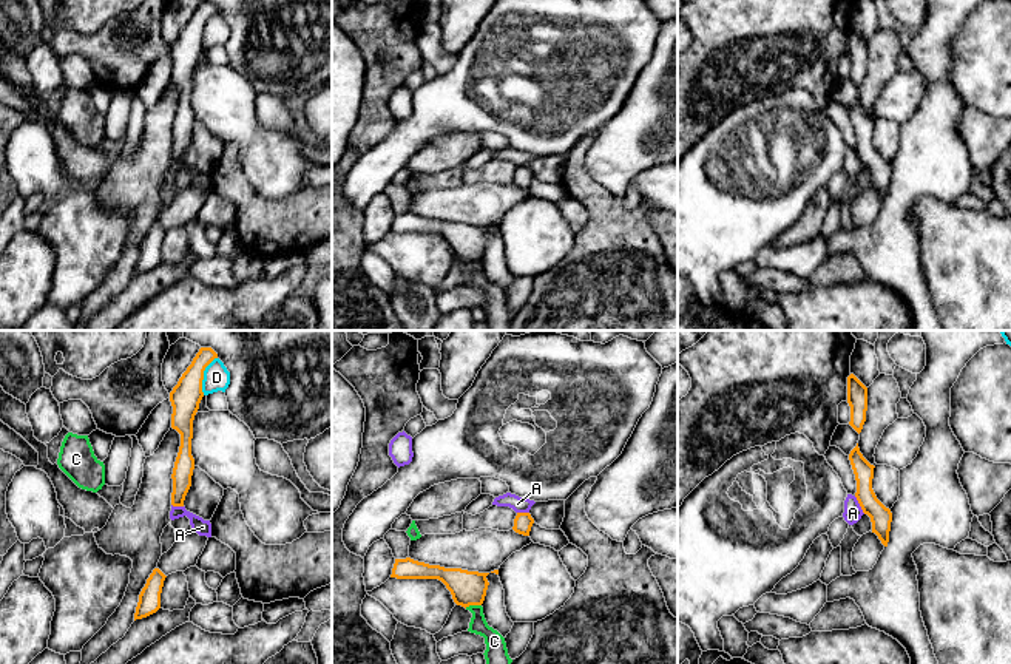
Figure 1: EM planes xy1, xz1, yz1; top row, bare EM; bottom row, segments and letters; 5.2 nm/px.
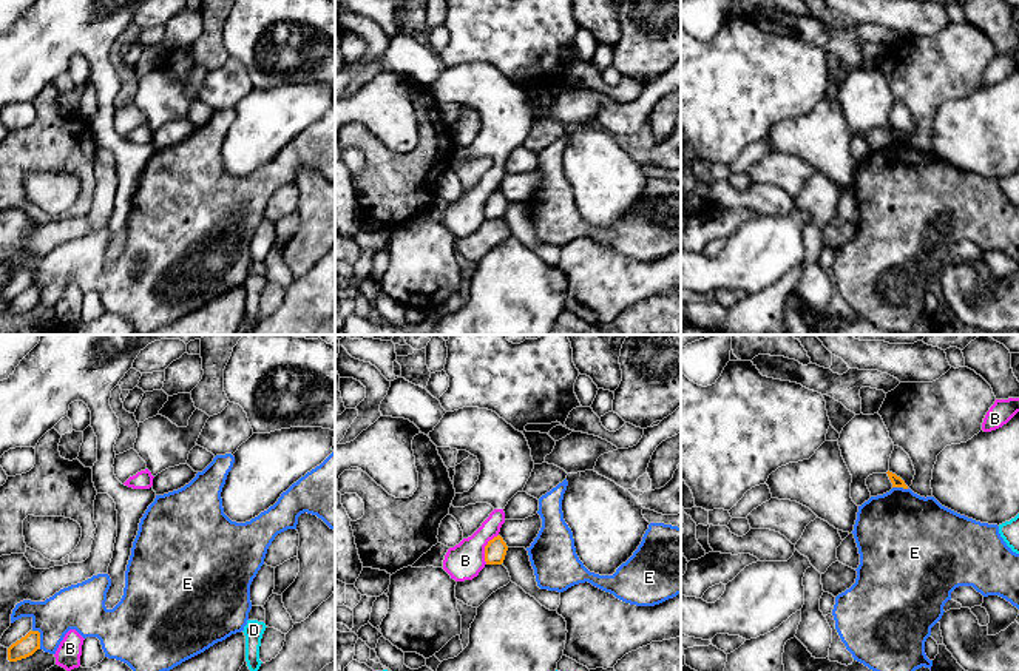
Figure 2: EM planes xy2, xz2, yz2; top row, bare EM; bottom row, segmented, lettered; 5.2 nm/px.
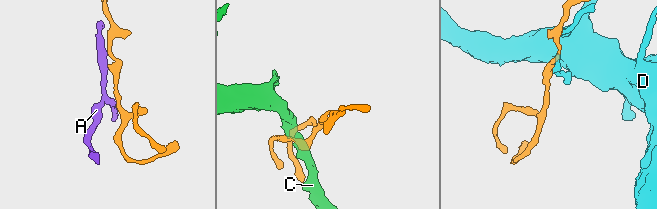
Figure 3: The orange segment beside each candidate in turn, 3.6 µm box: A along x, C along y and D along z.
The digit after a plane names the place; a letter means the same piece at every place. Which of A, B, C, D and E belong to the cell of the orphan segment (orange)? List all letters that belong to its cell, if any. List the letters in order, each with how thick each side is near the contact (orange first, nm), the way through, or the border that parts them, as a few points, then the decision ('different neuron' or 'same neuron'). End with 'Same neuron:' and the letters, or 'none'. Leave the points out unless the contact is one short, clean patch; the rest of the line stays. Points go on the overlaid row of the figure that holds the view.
A: calibres 110 and 100 nm; border yz1 (854, 496), (865, 513); different neuron
B: calibres 110 and 190 nm; different neuron
C: calibres 180 and 110 nm; border xz1 (480, 604), (465, 607); different neuron
D: calibres 160 and 140 nm; border xy1 (216, 357), (204, 371), (202, 394); different neuron
E: calibres 100 and 220 nm; different neuron
Same neuron: none

